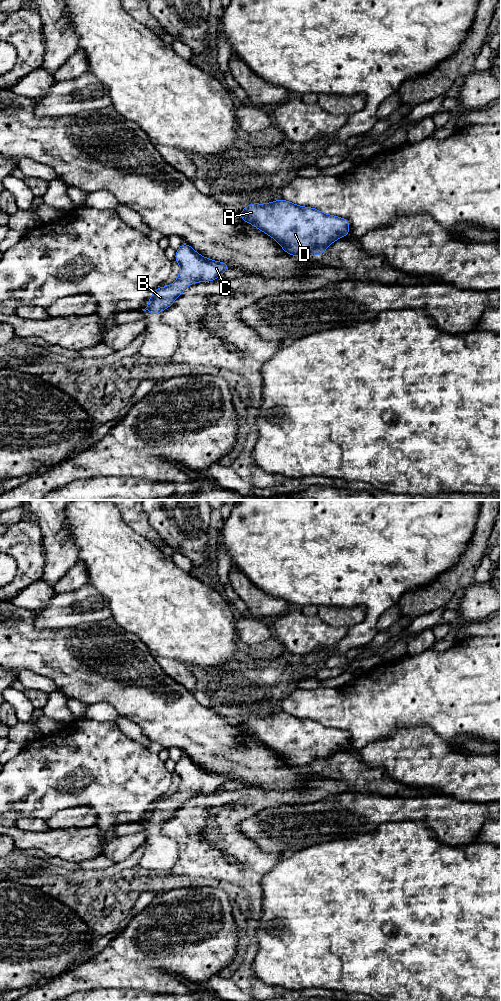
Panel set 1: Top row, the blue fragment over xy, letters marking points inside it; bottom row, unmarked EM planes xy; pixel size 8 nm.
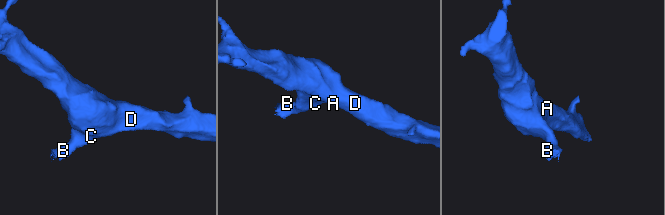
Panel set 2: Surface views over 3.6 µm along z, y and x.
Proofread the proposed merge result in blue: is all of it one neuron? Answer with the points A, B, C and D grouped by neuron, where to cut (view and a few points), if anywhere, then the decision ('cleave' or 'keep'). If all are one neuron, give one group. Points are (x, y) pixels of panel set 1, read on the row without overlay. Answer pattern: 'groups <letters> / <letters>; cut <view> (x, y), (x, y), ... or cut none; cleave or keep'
groups A B C D; cut none; keep

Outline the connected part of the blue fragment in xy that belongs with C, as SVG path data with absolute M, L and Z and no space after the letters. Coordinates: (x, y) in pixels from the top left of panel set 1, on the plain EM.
M183 755L176 763L175 773L180 777L177 792L171 798L164 798L155 802L150 808L147 819L142 821L143 823L149 822L151 827L156 827L170 819L189 797L195 794L215 792L230 780L227 775L213 773L201 768L186 755Z

